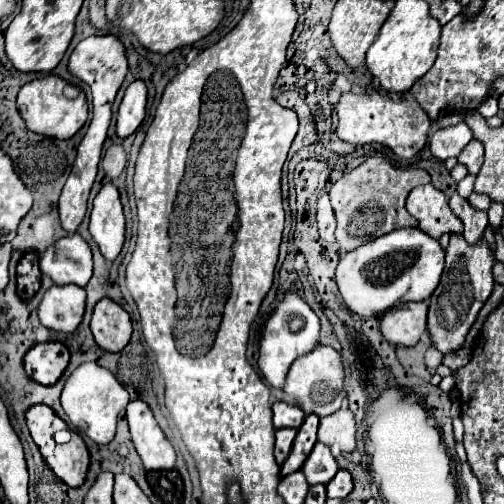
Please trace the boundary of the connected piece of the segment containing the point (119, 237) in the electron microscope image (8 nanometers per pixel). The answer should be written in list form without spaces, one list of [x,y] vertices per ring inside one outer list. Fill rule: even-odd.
[[[105,184],[93,200],[89,232],[99,244],[101,254],[113,262],[125,242],[125,218],[119,192],[113,184]]]

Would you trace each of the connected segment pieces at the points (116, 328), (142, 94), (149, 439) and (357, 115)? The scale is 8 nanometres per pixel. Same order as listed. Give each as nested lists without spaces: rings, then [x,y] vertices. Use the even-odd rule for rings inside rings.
[[[101,298],[93,308],[91,332],[107,352],[121,352],[131,338],[129,314],[111,298]]]
[[[135,80],[125,90],[123,102],[117,114],[117,134],[121,138],[133,134],[145,118],[145,104],[147,104],[147,86],[143,80]]]
[[[131,400],[127,404],[127,420],[133,446],[145,470],[171,470],[175,466],[175,450],[155,422],[151,408],[143,400]]]
[[[371,90],[363,94],[347,92],[341,96],[341,100],[335,106],[339,124],[337,124],[337,136],[345,142],[363,146],[363,144],[383,144],[391,148],[399,158],[411,158],[415,156],[427,142],[427,130],[429,130],[429,116],[427,112],[417,104],[415,98],[409,96],[391,96],[387,92]]]

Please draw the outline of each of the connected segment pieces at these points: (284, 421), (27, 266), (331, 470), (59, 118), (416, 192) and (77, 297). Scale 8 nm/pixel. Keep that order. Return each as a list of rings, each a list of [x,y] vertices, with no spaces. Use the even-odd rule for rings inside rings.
[[[287,402],[273,404],[273,426],[275,428],[299,428],[305,420],[305,414],[299,406]]]
[[[27,252],[17,264],[17,290],[23,300],[29,300],[41,286],[39,252]]]
[[[317,442],[315,448],[311,450],[311,454],[307,456],[301,470],[307,478],[307,482],[313,486],[313,484],[327,484],[337,474],[339,466],[337,466],[337,460],[331,454],[329,446]]]
[[[55,74],[37,78],[33,82],[27,82],[17,96],[17,108],[27,124],[27,128],[35,134],[51,136],[51,138],[71,138],[81,126],[84,126],[89,117],[89,106],[86,95],[81,92],[77,98],[67,98],[63,94],[63,88],[67,82]]]
[[[433,184],[413,188],[407,196],[407,210],[419,220],[419,228],[433,238],[463,232],[463,222],[449,208],[445,192],[437,190]]]
[[[53,284],[41,304],[39,320],[43,326],[59,332],[75,332],[85,310],[85,290],[81,286],[57,286]]]

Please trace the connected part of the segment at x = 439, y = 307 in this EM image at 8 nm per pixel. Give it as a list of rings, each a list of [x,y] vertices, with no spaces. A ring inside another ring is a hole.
[[[453,234],[451,242],[447,246],[447,264],[441,276],[439,286],[435,288],[433,296],[429,298],[429,334],[435,344],[435,348],[443,354],[457,350],[463,342],[465,336],[475,322],[481,306],[487,302],[493,290],[493,264],[495,264],[495,254],[485,238],[477,240],[475,244],[469,244],[463,234]]]

